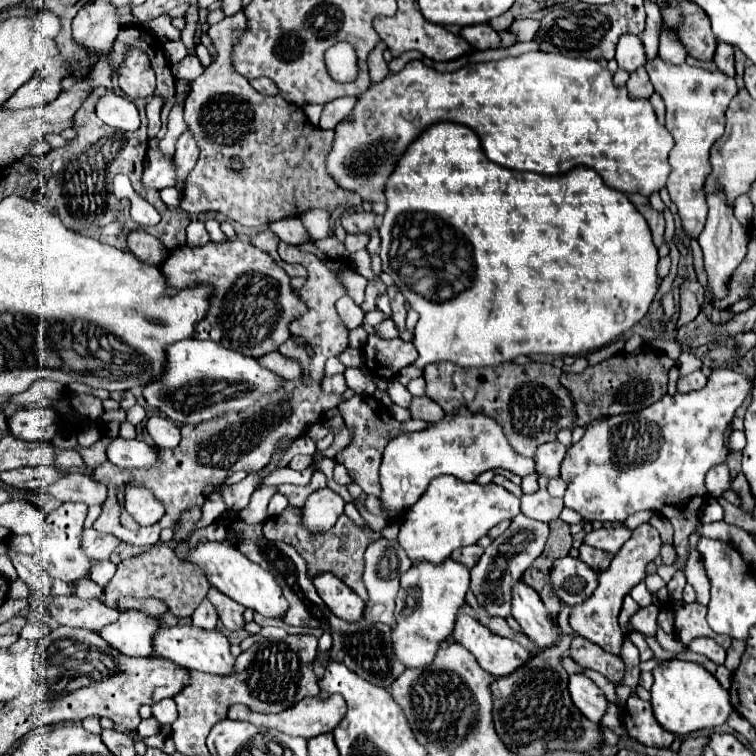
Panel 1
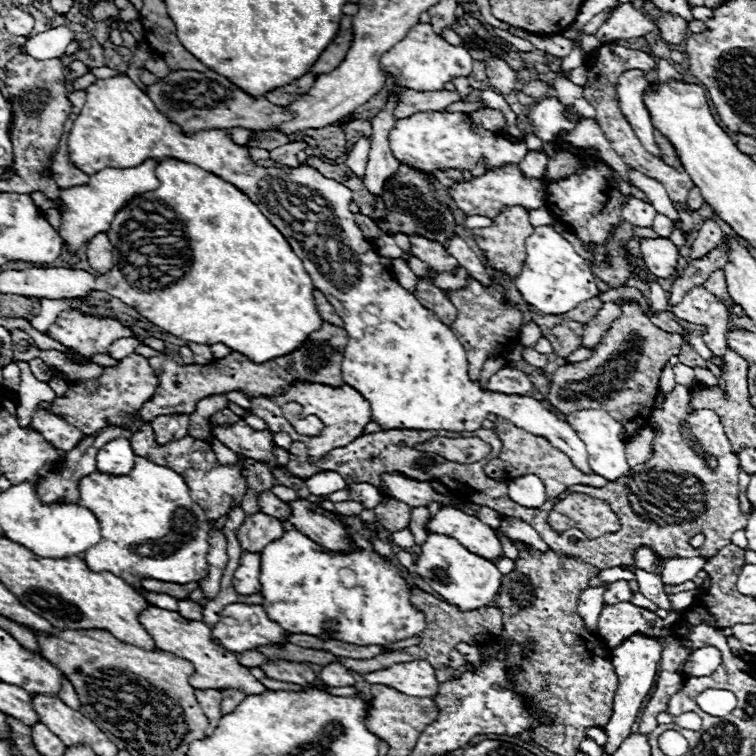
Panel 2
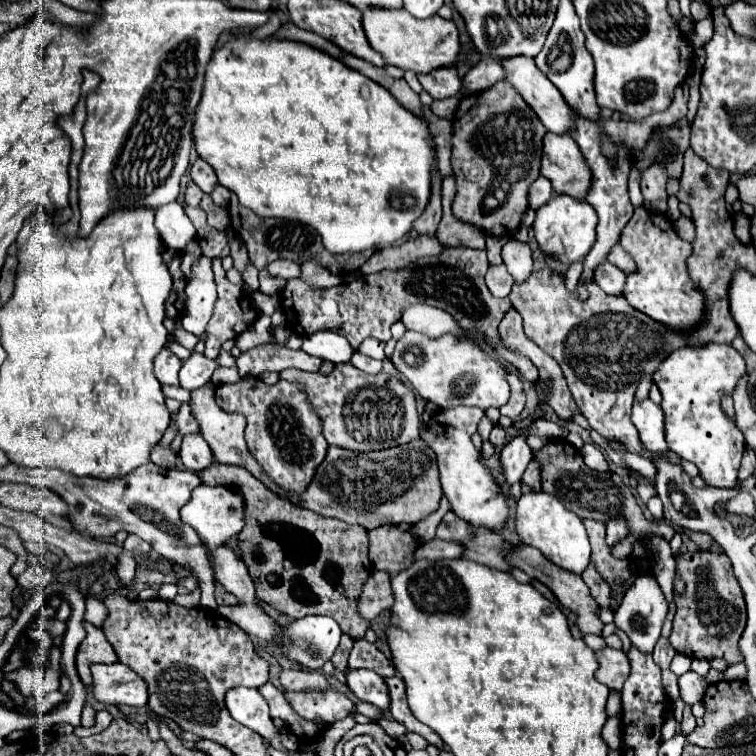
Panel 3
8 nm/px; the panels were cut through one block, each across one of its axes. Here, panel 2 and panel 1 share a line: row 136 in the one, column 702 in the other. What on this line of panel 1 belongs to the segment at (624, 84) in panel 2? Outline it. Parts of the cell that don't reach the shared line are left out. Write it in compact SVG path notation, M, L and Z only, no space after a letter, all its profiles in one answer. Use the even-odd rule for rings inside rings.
M696 638L688 648L698 652L698 654L704 654L706 658L710 658L716 664L724 664L726 650L720 644L716 644L714 640L710 640L710 638Z

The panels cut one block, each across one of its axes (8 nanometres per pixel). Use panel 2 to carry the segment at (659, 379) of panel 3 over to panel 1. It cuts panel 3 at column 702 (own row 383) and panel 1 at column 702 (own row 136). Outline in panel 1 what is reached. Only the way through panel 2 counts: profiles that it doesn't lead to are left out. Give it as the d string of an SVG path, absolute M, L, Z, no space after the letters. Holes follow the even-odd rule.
M660 56L646 64L646 72L654 84L654 90L666 102L666 128L674 136L674 148L670 152L670 166L672 174L668 178L668 194L678 208L678 216L682 222L682 230L688 238L698 238L708 216L708 204L704 194L704 184L708 174L712 172L710 166L710 146L722 136L726 118L726 106L738 92L734 78L728 78L720 70L704 70L688 64L672 66L666 64Z

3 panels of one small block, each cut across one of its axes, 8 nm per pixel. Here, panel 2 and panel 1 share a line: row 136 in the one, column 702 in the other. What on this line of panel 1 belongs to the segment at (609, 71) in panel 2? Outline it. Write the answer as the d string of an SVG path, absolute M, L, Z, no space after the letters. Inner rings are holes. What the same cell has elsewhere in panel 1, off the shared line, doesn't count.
M672 602L672 606L674 606L674 614L676 614L674 628L676 628L676 634L678 634L678 638L682 640L684 646L690 646L690 642L694 638L706 636L706 638L714 638L724 648L730 648L732 638L730 636L720 636L708 626L708 622L706 622L706 606L700 606L696 602L694 604Z

